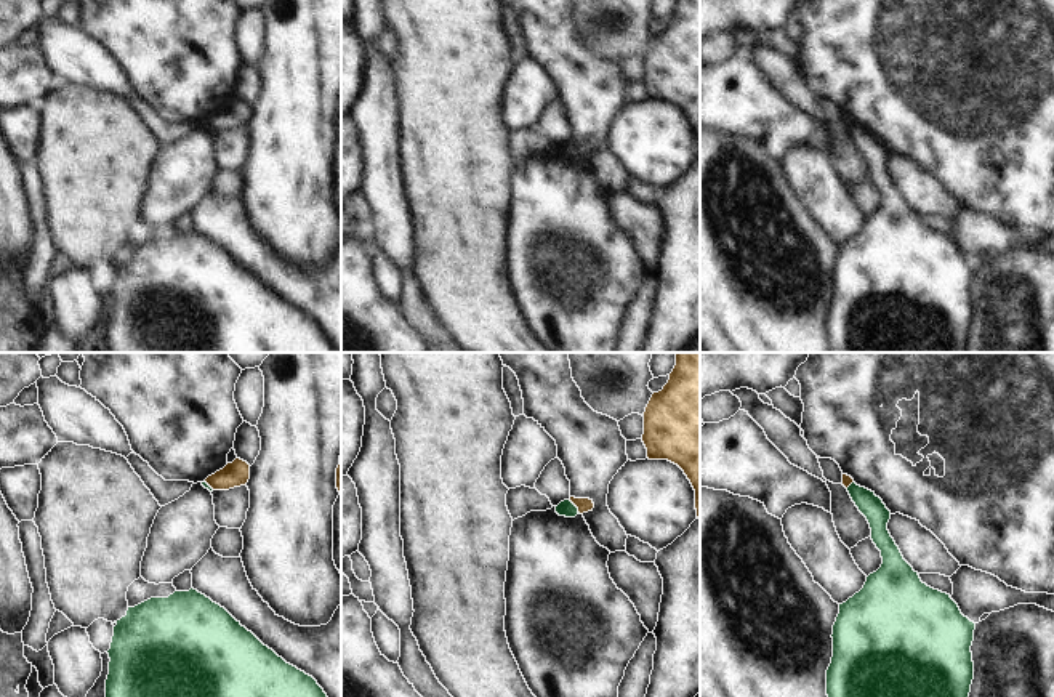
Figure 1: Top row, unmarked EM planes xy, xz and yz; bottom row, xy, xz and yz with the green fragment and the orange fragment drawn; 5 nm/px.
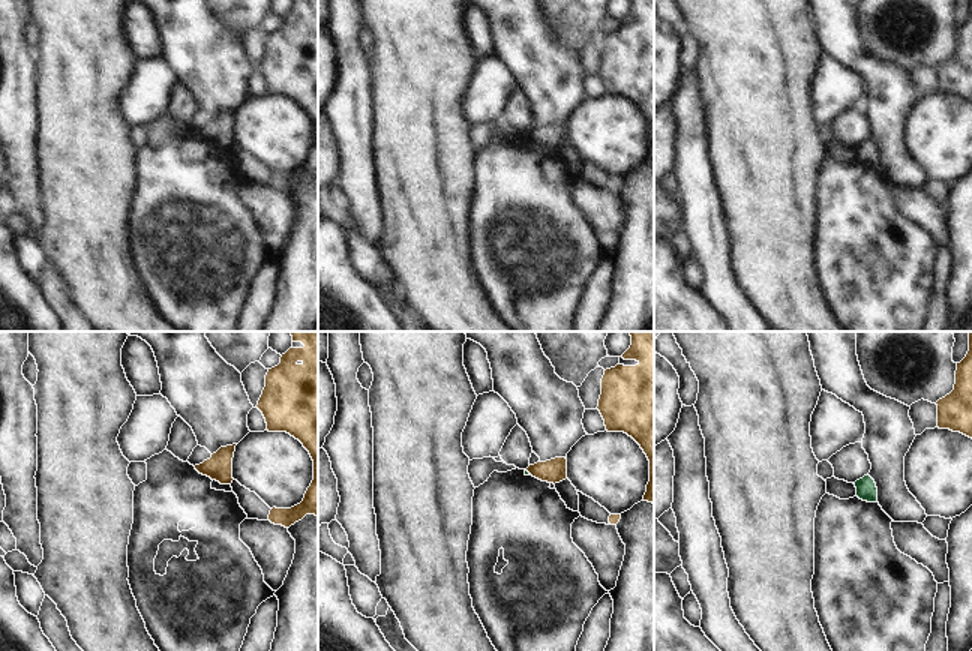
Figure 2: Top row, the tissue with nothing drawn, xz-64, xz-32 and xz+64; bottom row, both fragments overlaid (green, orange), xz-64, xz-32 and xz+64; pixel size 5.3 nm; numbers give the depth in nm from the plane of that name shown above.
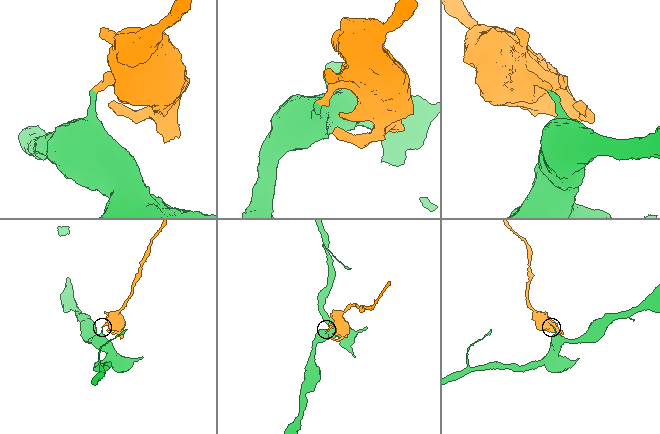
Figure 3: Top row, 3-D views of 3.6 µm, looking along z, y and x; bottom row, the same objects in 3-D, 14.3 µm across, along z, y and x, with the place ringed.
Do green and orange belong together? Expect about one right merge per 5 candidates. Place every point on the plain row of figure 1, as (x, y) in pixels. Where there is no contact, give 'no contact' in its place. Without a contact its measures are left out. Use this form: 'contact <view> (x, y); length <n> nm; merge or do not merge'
contact xz (575, 148); length 100 nm; do not merge

